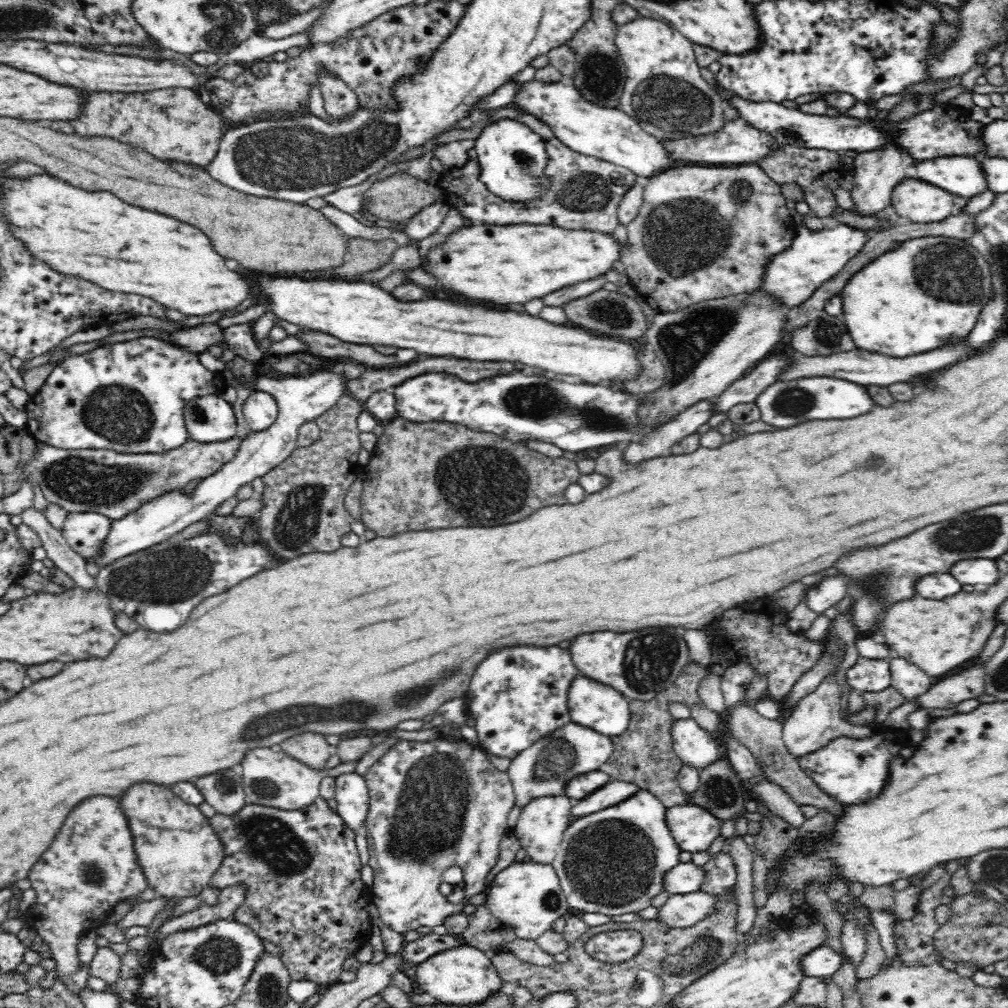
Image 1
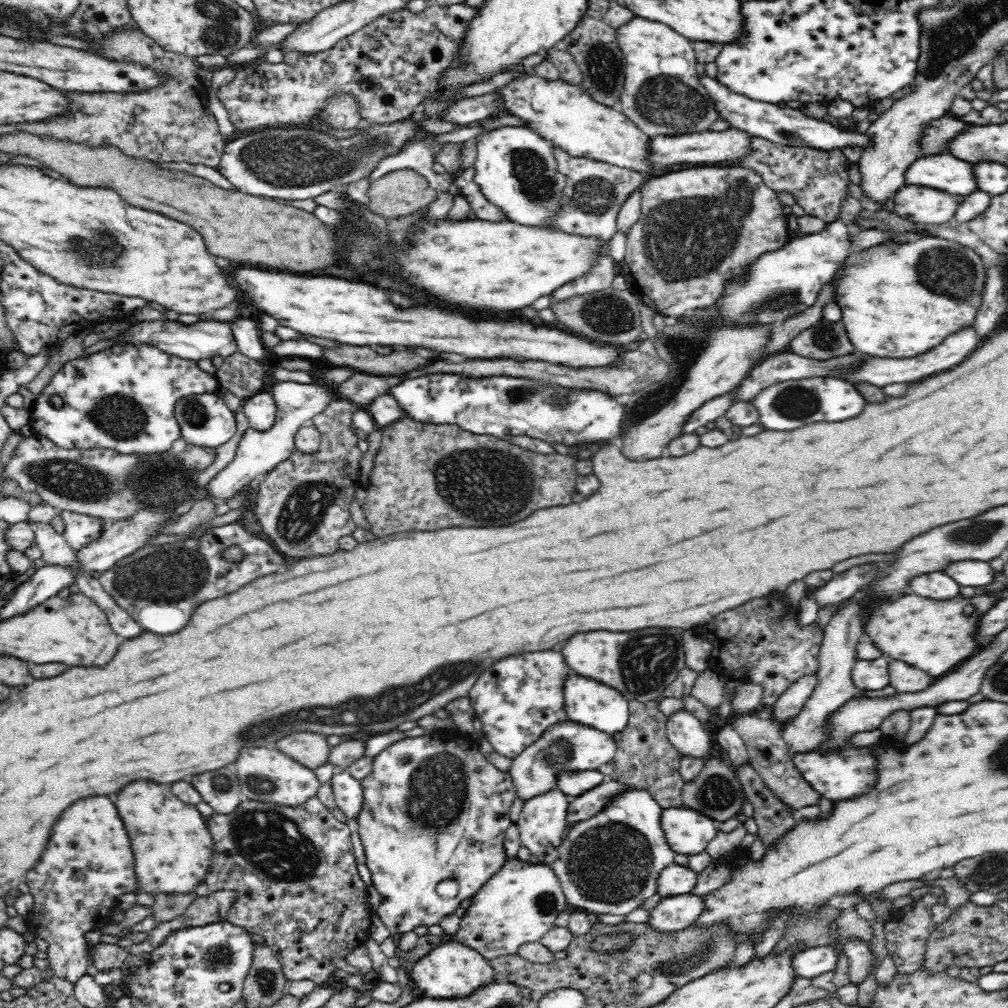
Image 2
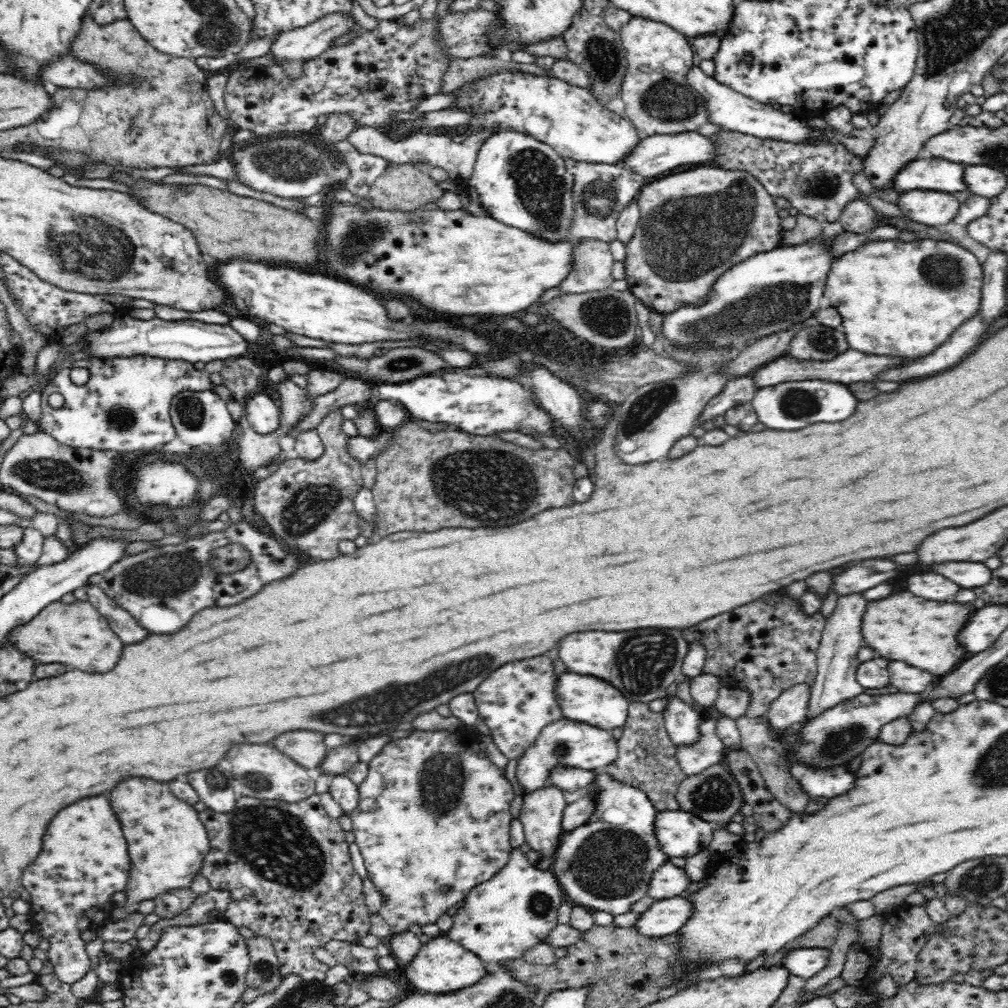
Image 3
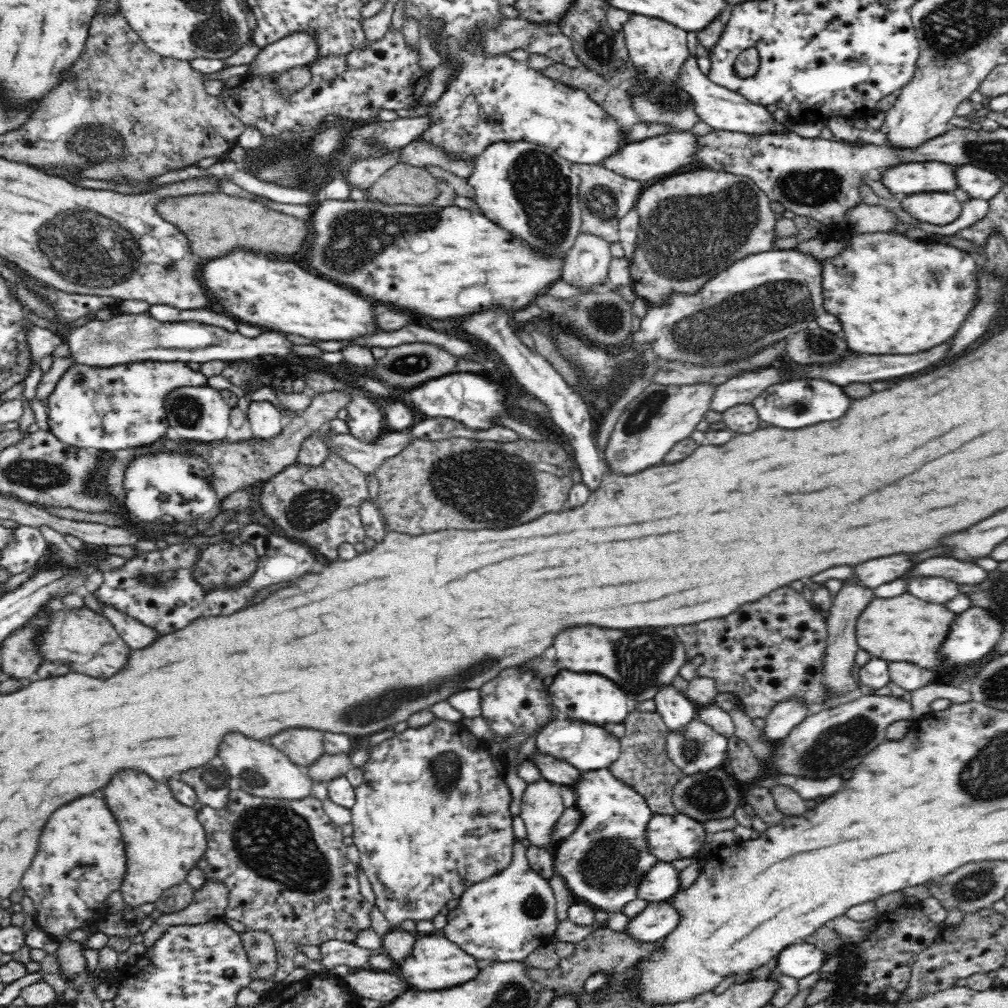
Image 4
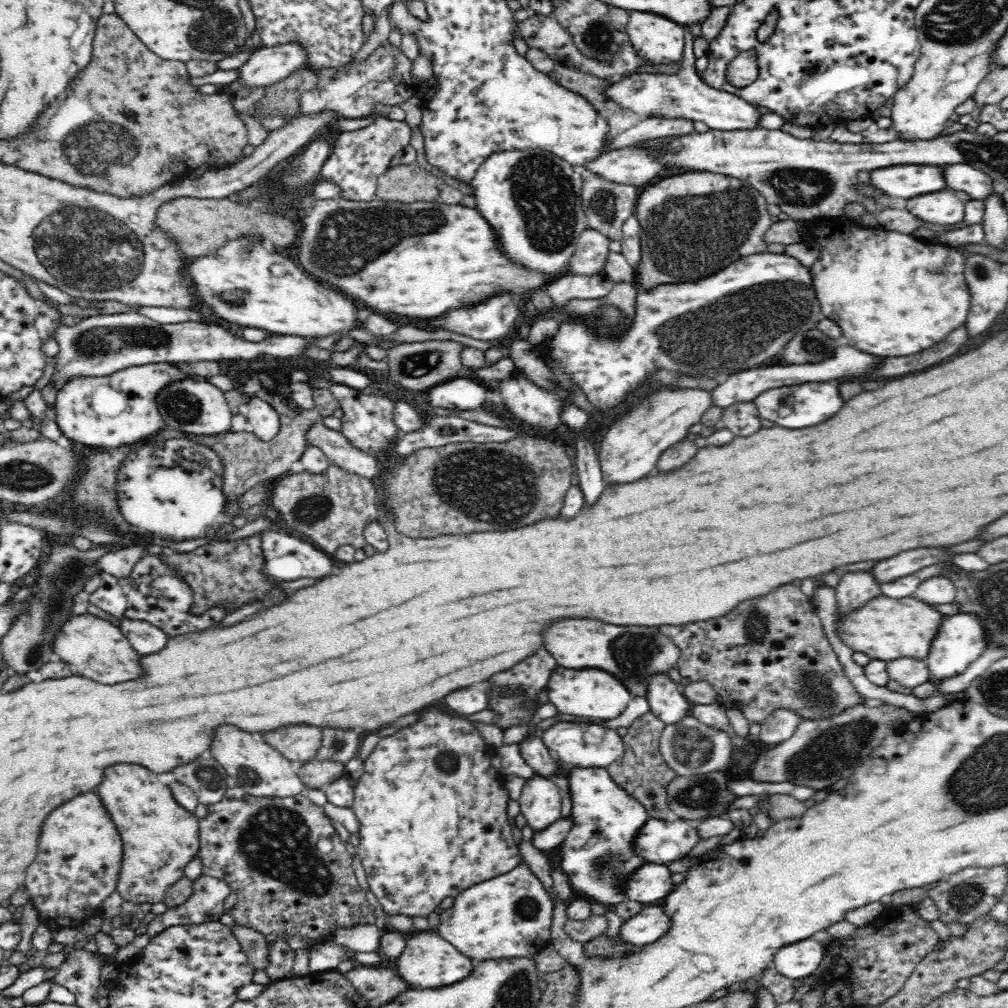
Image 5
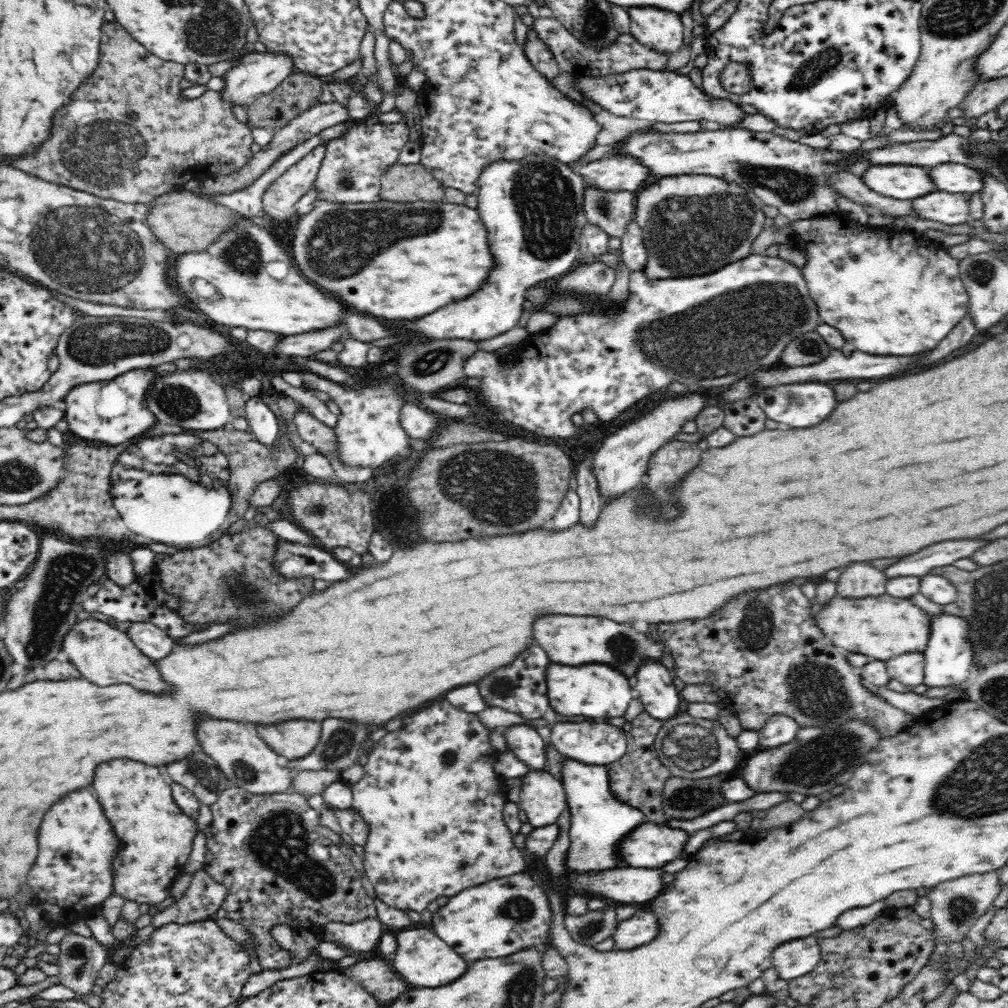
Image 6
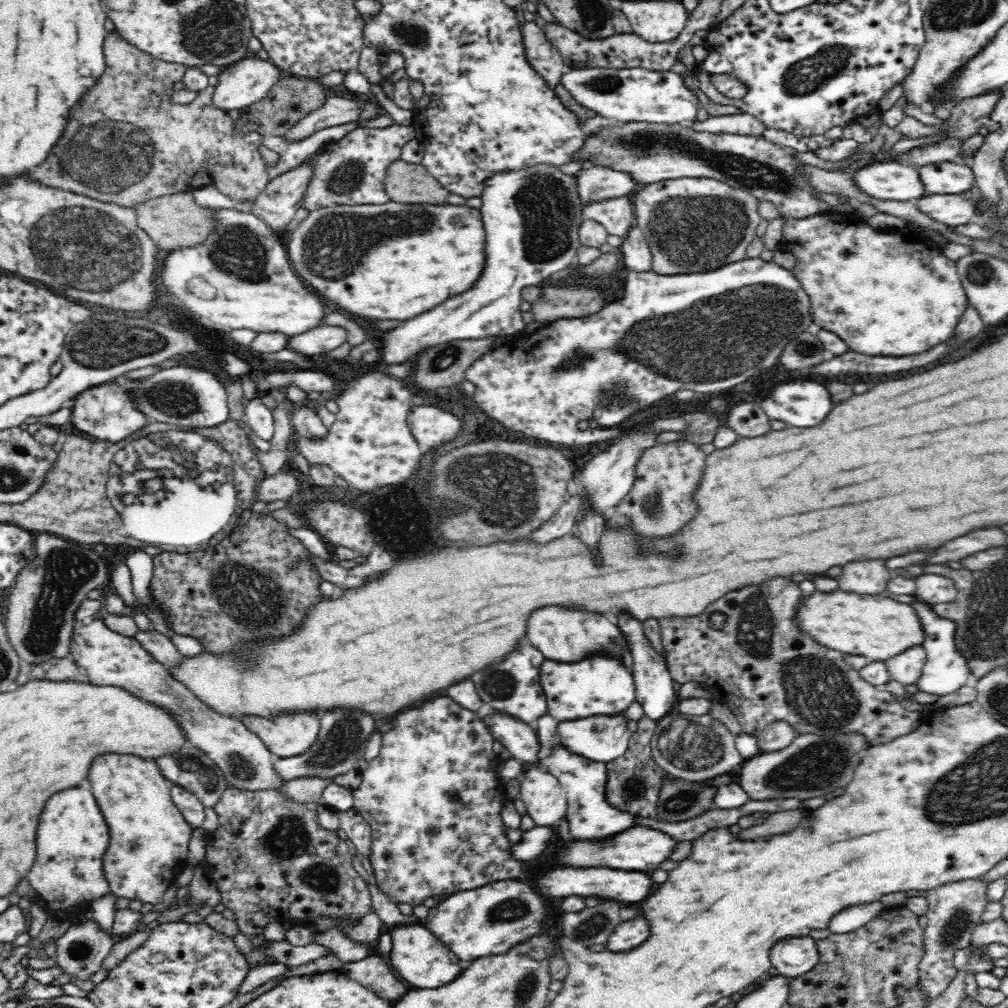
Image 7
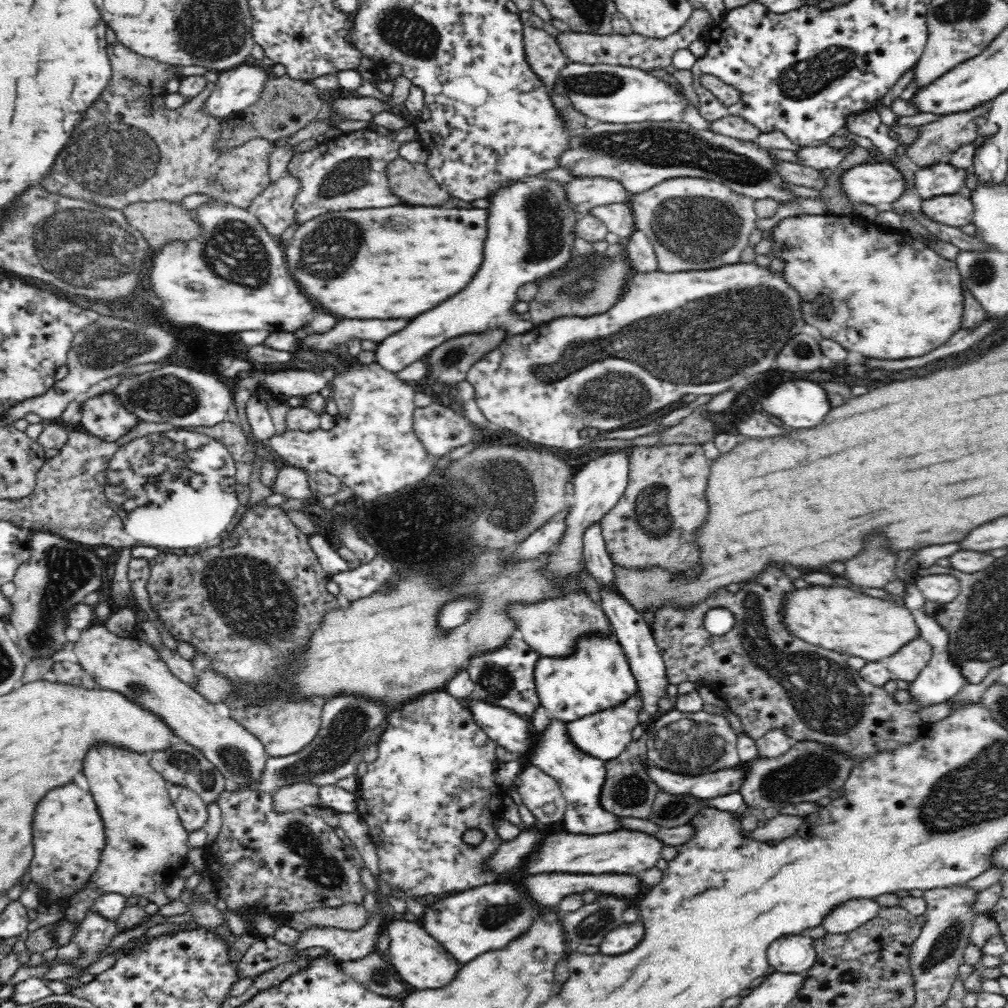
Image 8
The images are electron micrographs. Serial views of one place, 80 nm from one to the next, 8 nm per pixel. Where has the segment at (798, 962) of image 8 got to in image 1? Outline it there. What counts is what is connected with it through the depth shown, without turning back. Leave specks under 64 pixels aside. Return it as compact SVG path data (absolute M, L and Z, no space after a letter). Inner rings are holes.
M821 946L800 958L800 969L806 977L831 977L840 968L842 960L844 955L829 946Z

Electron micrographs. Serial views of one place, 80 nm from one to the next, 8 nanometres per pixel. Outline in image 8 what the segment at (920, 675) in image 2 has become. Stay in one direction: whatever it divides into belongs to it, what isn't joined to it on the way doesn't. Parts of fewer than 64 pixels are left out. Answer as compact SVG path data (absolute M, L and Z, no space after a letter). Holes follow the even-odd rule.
M919 634L917 638L907 642L898 652L882 662L894 677L910 684L920 671L928 666L932 654L934 654L934 649L930 647L930 642L926 642Z

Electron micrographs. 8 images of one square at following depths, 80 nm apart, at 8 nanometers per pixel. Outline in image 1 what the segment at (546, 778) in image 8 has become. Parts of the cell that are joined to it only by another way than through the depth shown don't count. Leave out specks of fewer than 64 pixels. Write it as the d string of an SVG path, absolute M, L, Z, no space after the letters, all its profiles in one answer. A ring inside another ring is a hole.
M542 796L530 800L520 813L519 819L513 827L514 834L526 850L531 860L540 864L550 865L557 857L557 850L565 837L565 832L572 823L569 796Z

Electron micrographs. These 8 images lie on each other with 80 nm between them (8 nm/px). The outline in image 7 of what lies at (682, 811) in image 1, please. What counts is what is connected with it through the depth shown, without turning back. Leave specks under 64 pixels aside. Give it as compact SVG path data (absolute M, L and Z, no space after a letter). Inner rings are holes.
M636 825L628 830L622 830L610 838L596 838L594 842L568 842L566 848L554 852L554 860L566 868L608 868L623 871L650 872L659 868L664 860L668 860L670 852L674 850L676 841L659 830Z

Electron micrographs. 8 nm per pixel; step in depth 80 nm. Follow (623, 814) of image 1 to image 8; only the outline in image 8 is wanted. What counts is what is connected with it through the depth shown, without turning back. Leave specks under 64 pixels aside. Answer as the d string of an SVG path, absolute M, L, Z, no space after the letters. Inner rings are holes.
M552 717L544 730L532 733L532 736L531 752L523 757L530 761L531 766L536 766L558 781L568 802L563 818L566 830L574 834L604 834L618 830L621 818L608 813L598 801L606 780L605 762L580 750L568 734L567 722L562 720Z

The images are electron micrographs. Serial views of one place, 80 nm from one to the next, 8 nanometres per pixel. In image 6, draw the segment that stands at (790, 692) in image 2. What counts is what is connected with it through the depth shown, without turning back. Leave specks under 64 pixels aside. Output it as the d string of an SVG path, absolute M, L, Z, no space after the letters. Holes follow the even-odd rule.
M783 714L774 715L758 732L759 746L772 749L791 743L796 738L799 729L794 719Z

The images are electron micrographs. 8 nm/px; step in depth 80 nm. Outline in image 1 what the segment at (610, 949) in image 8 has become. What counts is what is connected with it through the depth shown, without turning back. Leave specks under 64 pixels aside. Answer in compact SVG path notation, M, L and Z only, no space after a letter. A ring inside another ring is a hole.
M704 891L674 894L658 908L656 919L668 927L688 928L704 920L714 905L715 896Z

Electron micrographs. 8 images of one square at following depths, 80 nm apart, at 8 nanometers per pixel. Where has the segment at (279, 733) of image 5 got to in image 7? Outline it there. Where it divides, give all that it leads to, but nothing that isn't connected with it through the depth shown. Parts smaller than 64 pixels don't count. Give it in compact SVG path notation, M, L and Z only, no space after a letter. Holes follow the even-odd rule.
M292 712L276 714L274 718L242 716L240 718L250 731L257 734L277 758L289 758L303 754L314 744L320 732L318 714Z

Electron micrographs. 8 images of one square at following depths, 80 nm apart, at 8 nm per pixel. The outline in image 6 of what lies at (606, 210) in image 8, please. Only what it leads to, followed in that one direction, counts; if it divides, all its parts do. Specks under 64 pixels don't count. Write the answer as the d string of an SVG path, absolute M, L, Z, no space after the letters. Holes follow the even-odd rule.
M588 187L584 193L583 210L587 222L599 226L610 236L621 238L630 222L635 220L634 200L637 198L632 192Z

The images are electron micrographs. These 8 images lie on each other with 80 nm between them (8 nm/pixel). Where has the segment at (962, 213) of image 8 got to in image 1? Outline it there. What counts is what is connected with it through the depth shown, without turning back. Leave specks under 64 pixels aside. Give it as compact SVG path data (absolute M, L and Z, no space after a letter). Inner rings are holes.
M908 178L894 187L891 205L901 221L922 224L940 222L954 214L954 194Z

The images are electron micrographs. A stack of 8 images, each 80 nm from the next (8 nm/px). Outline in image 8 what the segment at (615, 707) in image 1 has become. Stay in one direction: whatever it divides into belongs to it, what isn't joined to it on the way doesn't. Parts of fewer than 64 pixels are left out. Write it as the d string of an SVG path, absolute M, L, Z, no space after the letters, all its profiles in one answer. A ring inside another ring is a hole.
M583 635L566 657L541 657L534 668L540 703L556 720L572 722L625 702L637 690L637 681L616 637Z

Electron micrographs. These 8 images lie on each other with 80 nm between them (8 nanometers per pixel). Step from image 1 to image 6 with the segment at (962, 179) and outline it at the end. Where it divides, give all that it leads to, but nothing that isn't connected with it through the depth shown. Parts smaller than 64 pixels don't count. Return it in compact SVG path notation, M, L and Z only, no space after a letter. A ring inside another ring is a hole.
M872 165L860 179L868 189L896 200L914 201L935 191L926 168L918 166Z

